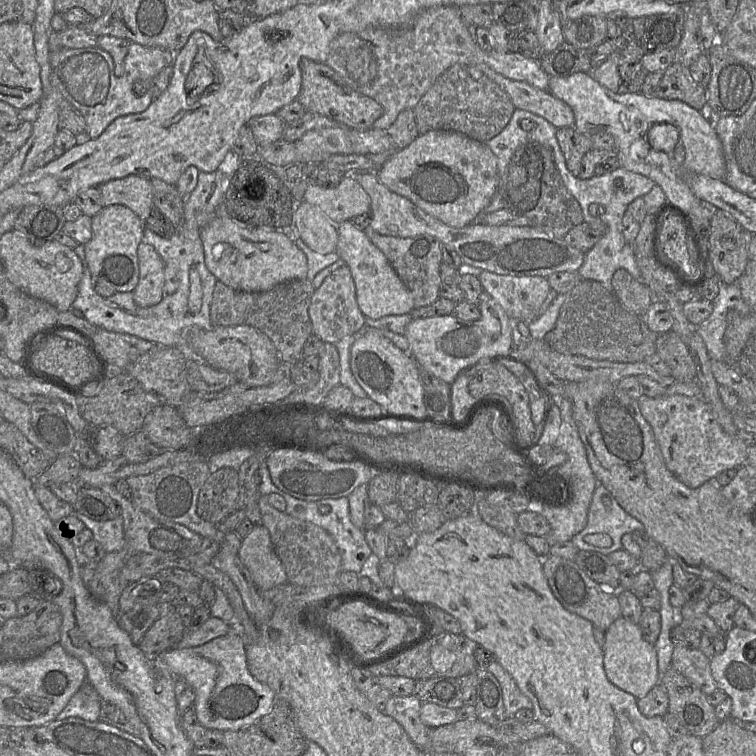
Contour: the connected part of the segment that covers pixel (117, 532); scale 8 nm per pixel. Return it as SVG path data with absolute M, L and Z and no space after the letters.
M79 512L74 513L92 532L92 539L100 543L106 553L119 551L124 547L123 518L120 515L112 520L96 521Z

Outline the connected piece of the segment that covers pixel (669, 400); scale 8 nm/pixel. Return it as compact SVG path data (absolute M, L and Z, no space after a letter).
M681 394L638 399L642 416L651 426L668 470L689 488L698 488L728 469L747 462L749 437L727 434L717 422L711 408L701 397Z

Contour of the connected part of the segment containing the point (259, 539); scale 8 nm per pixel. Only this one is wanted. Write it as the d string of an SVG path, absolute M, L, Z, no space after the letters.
M262 524L254 526L241 540L238 556L259 591L270 590L288 582L284 566L271 542L269 531Z

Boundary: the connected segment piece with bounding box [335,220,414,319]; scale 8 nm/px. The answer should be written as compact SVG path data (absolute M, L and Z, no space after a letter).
M351 220L337 224L336 253L349 266L356 287L356 301L365 318L379 319L387 315L409 314L414 309L411 292L398 277L389 261Z

